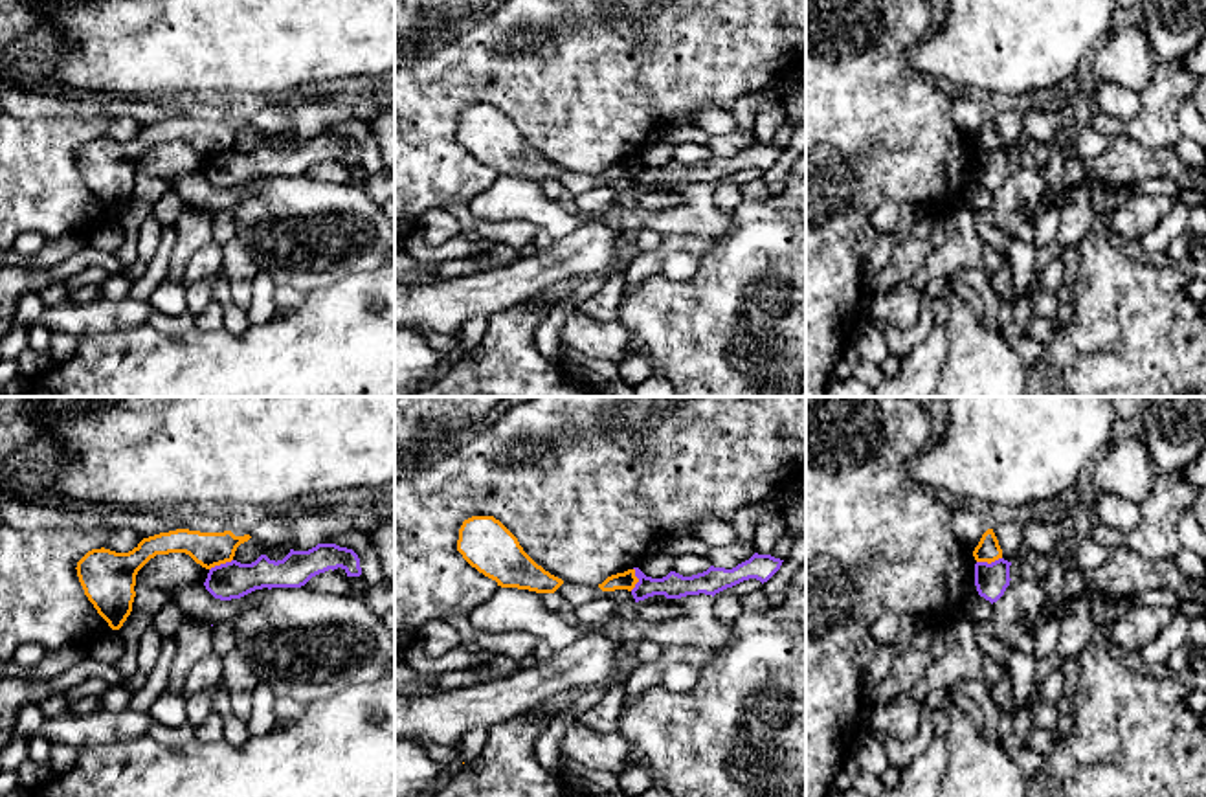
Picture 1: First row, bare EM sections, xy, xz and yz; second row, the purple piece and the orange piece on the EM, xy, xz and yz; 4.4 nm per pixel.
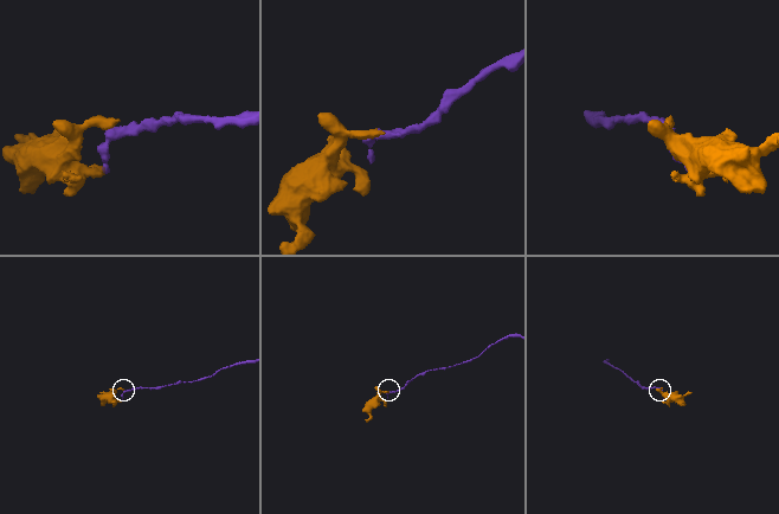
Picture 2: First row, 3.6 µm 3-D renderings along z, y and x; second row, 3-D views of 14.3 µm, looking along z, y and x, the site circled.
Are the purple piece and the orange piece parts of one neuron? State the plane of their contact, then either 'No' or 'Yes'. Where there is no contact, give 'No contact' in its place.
Touches purple in yz. No

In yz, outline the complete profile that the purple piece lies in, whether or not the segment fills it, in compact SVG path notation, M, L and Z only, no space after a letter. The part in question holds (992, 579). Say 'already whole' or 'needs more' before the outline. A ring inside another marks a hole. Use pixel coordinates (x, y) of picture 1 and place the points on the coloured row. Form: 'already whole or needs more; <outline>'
already whole; M999 558L991 564L977 562L975 564L975 586L980 597L997 602L1006 588L1010 586L1010 566L1011 562Z

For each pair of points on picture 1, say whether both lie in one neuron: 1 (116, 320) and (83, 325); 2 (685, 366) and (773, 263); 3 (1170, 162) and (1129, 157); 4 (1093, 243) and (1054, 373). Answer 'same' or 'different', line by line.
1: same
2: same
3: same
4: same

